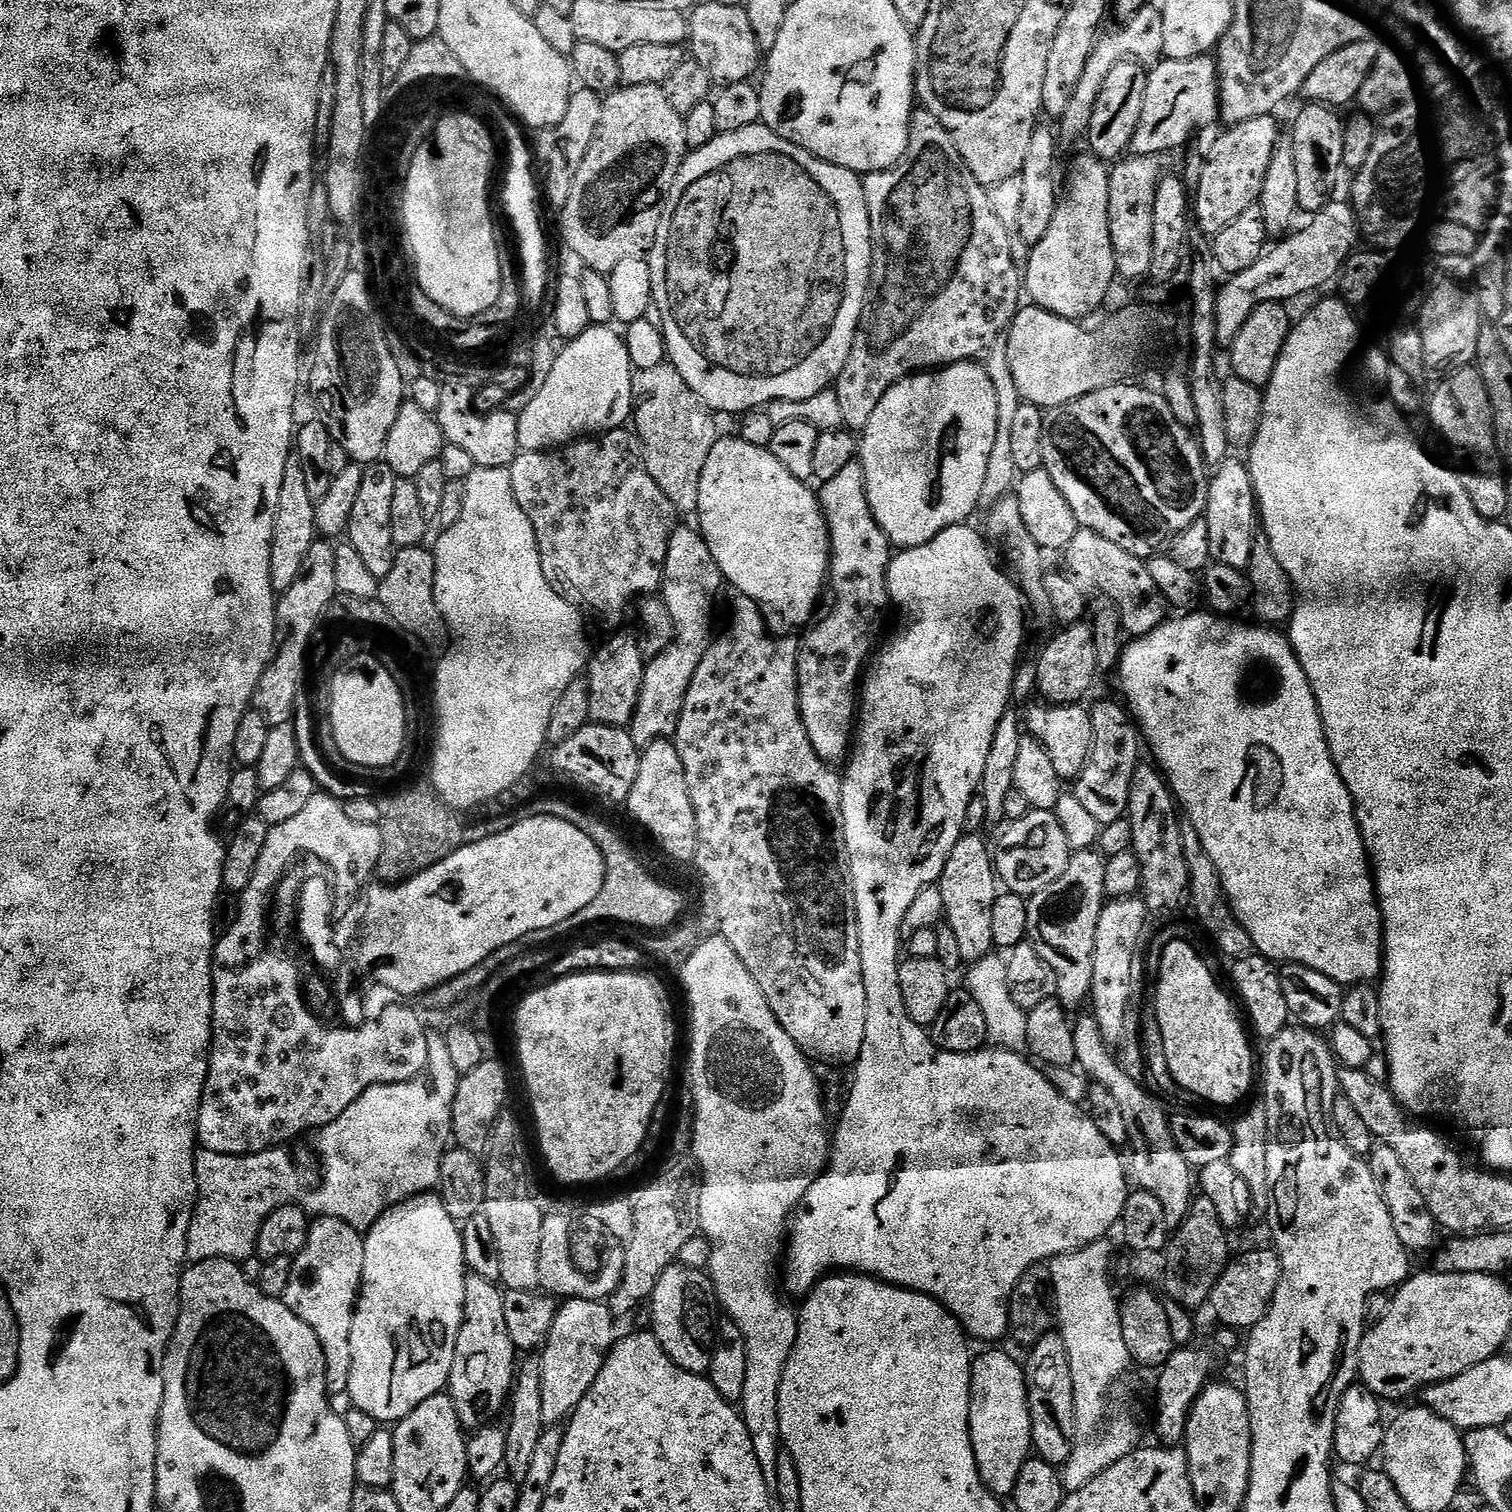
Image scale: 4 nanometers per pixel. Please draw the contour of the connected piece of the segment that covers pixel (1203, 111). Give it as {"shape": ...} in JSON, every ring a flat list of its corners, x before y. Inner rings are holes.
{"shape":[[1211,55,1185,60,1164,58,1149,72,1139,97,1140,116,1130,149,1134,156,1160,156,1182,147,1199,128,1215,121,1220,111,1218,65]]}

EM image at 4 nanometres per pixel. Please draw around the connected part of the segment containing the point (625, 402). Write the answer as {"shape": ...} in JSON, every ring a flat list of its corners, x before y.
{"shape":[[590,326,574,340,563,345,564,349,556,352,550,374,542,390,528,405,518,413,515,421,518,449,522,452,547,452,553,448,573,443,589,434,603,434,620,430,629,423,634,412,632,399,632,378,634,369,627,353,625,337,615,332,612,326]]}

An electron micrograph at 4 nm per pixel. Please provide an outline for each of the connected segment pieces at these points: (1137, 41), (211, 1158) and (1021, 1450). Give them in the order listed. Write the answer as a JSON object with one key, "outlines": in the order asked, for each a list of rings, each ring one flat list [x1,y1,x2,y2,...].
{"outlines":[[[1150,2,1142,10,1138,10,1138,14,1134,14,1119,26,1121,28,1112,28,1109,32,1101,31,1097,35,1092,53,1084,66,1084,72,1076,84,1076,89,1072,92,1070,102,1064,113,1058,118,1058,124,1060,124,1058,136,1061,141,1076,140,1079,136,1081,139,1087,133,1091,115,1094,114,1094,104,1095,99,1098,98,1099,88,1110,70,1114,69,1114,66,1124,61,1139,62,1141,65,1144,63,1148,64,1147,66,1152,66,1164,56,1162,14,1155,3]],[[283,1147,267,1148,253,1156,219,1156,203,1150,196,1153,196,1208,188,1231,188,1260,230,1260,243,1262,256,1251,258,1230,274,1210,293,1203,292,1179,296,1168]],[[984,1352,973,1359,968,1429,982,1482,995,1496,1011,1497,1034,1445,1028,1383,1021,1361,1016,1361,1010,1353]]]}

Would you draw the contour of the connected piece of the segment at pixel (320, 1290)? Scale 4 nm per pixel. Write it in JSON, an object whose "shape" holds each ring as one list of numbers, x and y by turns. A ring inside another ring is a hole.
{"shape":[[317,1216,309,1223,306,1246,292,1257,290,1280,282,1297,284,1305,318,1334,326,1362,326,1390,332,1398,343,1397,348,1391,350,1330,354,1326,363,1269,364,1236,338,1218]]}

